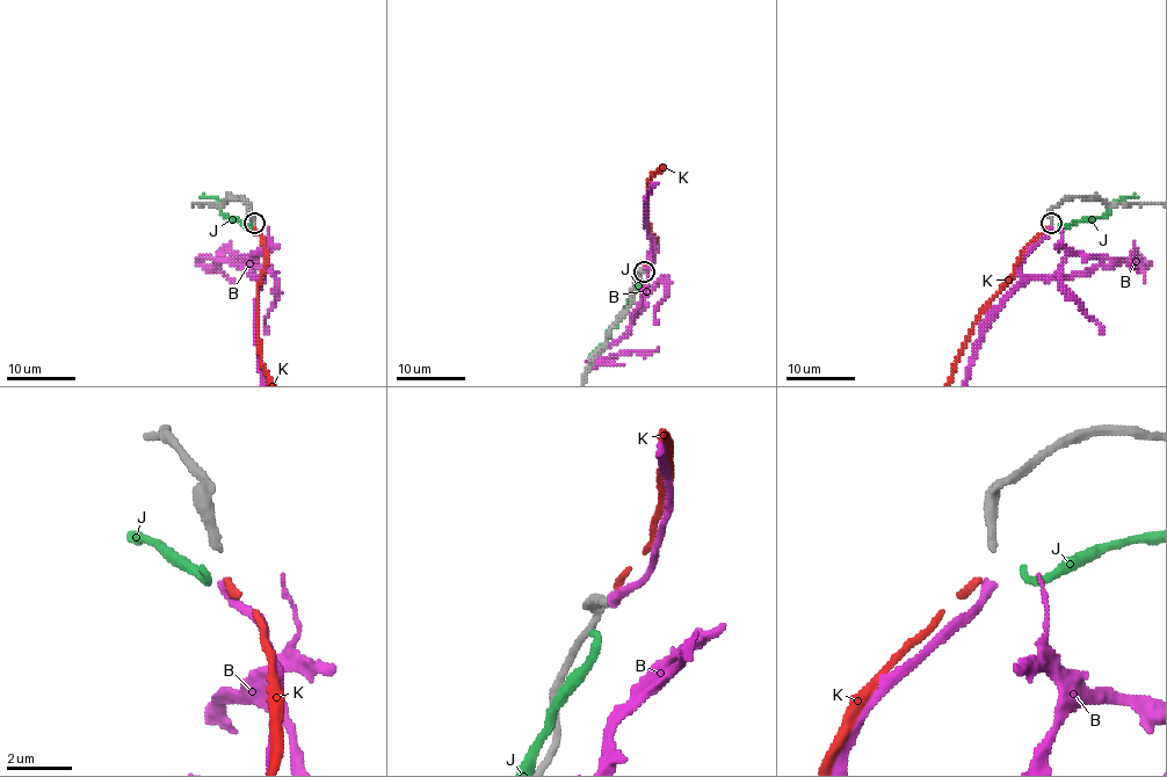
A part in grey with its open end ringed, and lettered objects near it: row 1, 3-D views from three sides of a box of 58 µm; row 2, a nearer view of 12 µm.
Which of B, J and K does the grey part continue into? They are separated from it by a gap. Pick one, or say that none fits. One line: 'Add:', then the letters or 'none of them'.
Add: K

